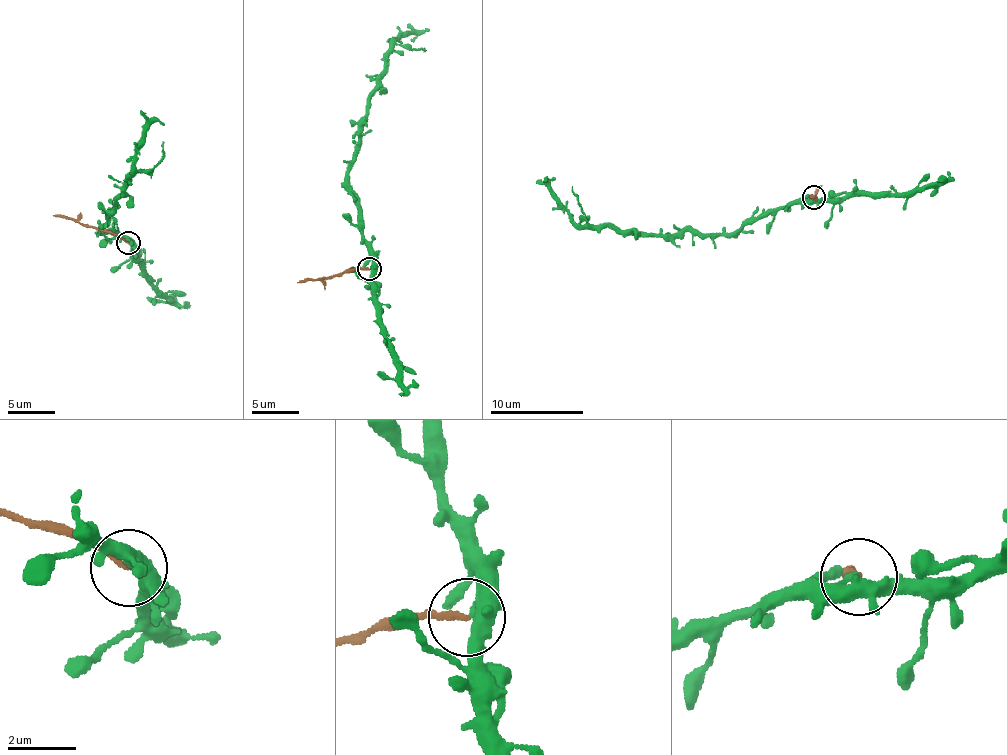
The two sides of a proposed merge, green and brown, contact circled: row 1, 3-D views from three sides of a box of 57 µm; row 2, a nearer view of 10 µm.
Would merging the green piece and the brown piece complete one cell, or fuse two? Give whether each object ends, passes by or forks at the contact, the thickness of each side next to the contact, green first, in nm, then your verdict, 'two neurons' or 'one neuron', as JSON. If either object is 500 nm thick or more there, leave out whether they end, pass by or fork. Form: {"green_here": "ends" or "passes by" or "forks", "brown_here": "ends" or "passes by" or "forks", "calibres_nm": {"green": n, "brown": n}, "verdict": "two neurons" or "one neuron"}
{"green_here": "ends", "brown_here": "ends", "calibres_nm": {"green": 200, "brown": 140}, "verdict": "two neurons"}

